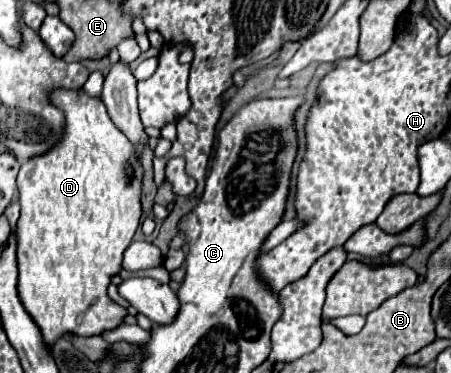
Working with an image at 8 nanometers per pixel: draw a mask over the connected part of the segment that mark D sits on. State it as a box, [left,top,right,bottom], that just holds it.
[16,88,144,344]

